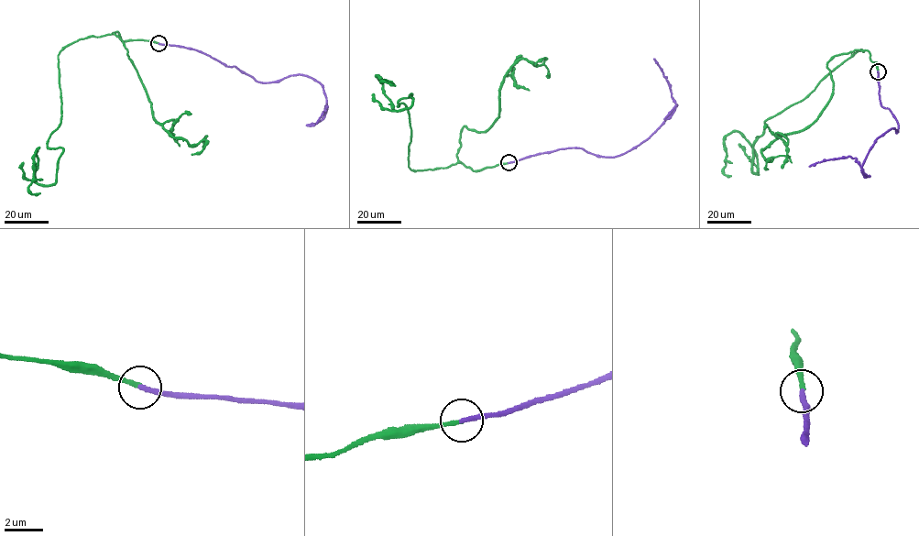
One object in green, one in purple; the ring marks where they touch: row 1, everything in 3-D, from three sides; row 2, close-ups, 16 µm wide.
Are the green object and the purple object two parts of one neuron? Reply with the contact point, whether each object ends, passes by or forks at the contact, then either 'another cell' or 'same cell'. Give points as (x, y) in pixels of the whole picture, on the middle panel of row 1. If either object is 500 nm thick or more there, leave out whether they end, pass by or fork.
place (508, 162); green ends; purple ends; same cell

